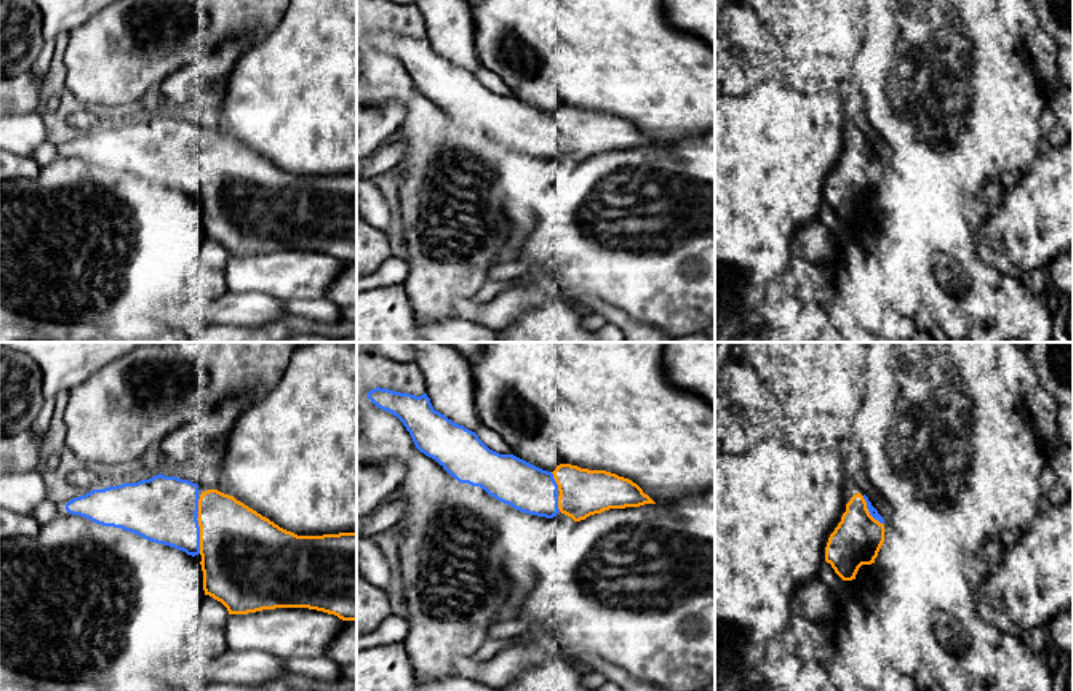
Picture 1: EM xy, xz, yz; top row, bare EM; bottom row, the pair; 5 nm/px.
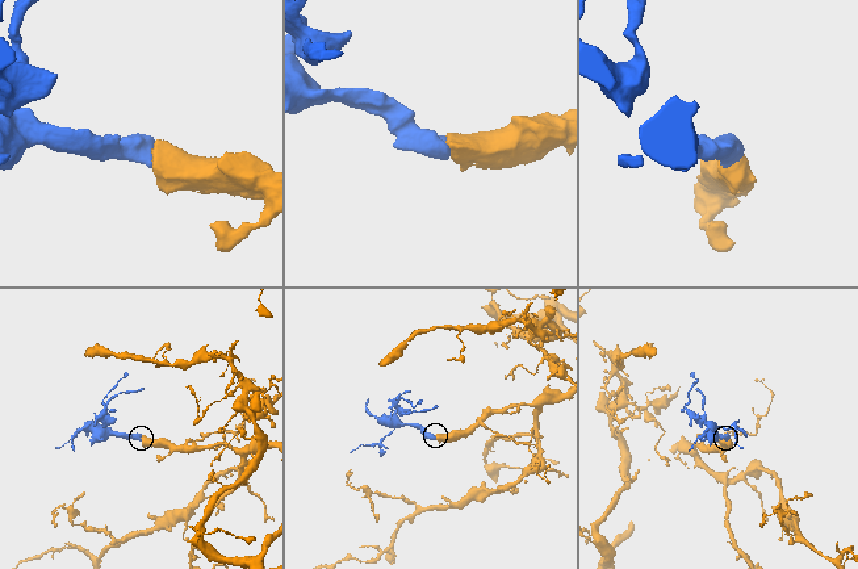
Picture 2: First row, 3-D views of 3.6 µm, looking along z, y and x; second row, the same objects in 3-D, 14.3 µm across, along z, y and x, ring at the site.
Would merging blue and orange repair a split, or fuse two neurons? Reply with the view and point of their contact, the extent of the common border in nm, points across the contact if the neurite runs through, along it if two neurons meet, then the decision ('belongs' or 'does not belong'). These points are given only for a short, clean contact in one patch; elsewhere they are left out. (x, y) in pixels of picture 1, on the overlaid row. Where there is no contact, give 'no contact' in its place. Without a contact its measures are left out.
contact xy (199, 533); length 200 nm; belongs

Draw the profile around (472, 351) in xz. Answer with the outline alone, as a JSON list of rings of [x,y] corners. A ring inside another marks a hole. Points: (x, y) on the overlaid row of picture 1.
[[[441,342],[441,344],[453,347],[470,361],[477,360],[485,347],[485,342]]]

